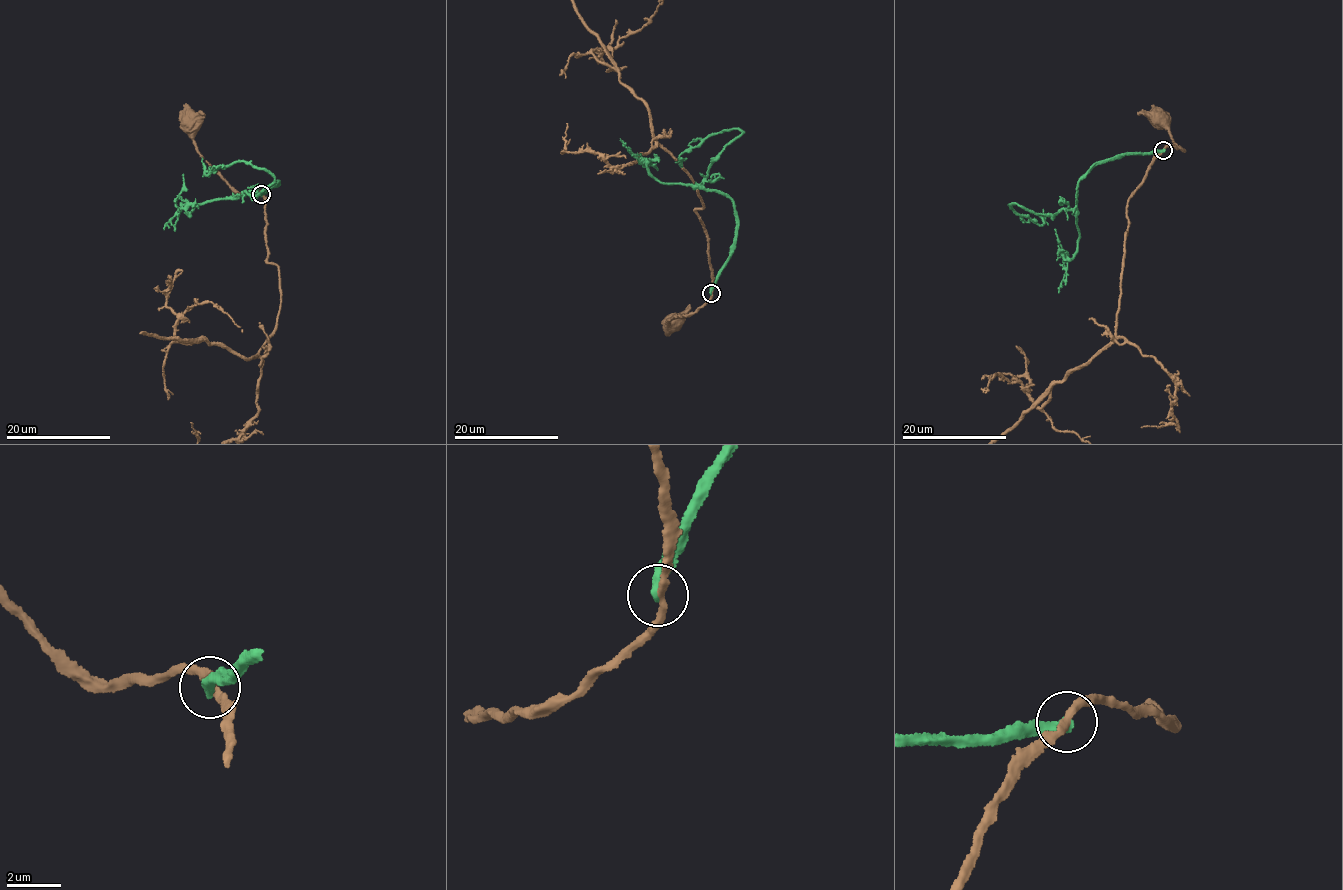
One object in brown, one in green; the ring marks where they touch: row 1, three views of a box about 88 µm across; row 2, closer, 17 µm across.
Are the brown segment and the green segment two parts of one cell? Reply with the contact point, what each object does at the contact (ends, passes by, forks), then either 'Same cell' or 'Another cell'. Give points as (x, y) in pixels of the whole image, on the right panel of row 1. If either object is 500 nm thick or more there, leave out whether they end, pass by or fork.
Place: (1163, 150). At the ring brown passes by. At the ring green ends. Another cell

